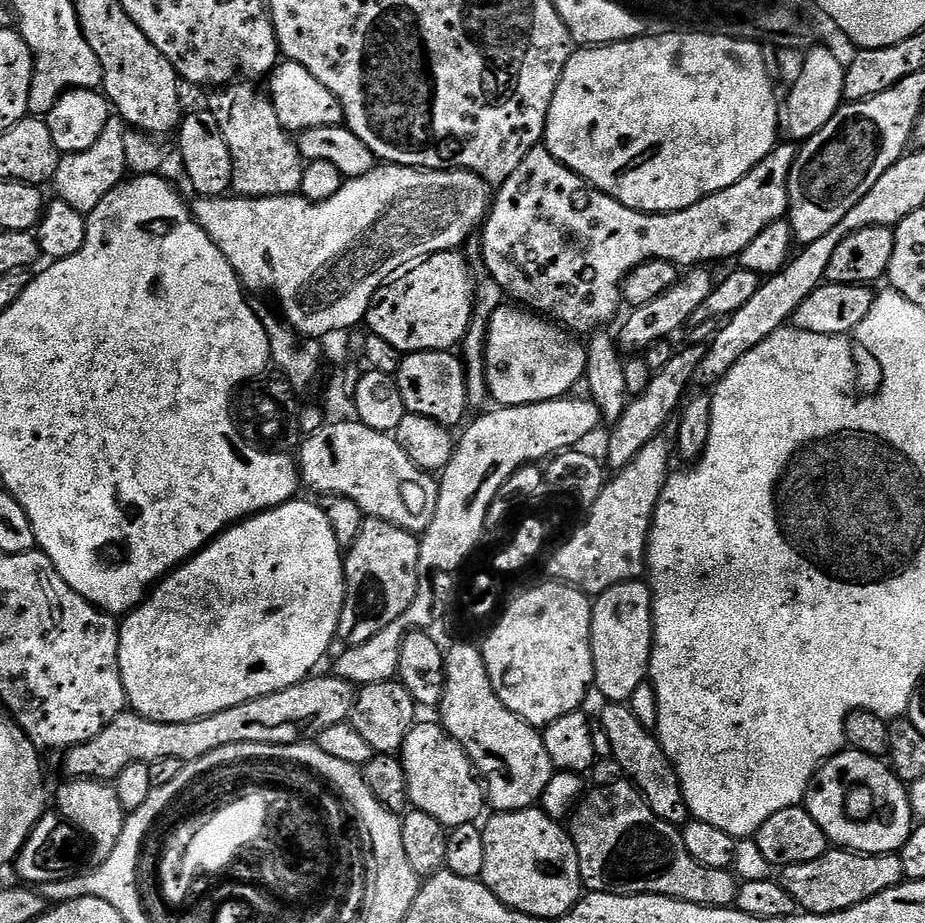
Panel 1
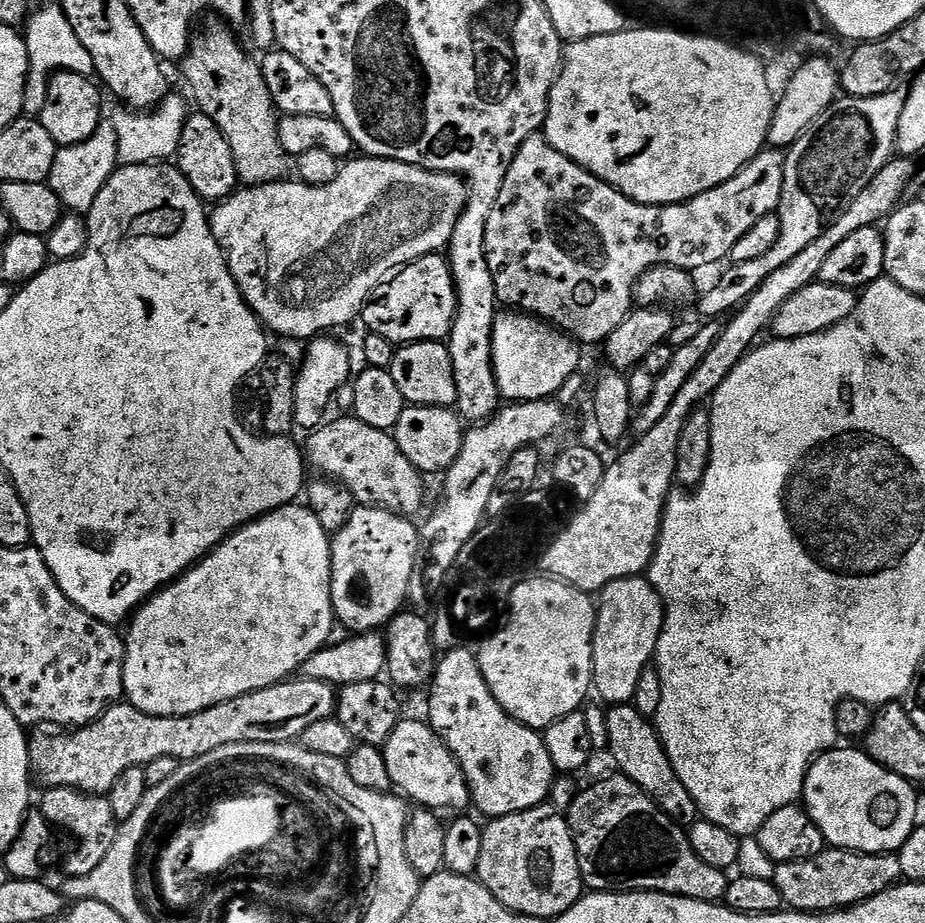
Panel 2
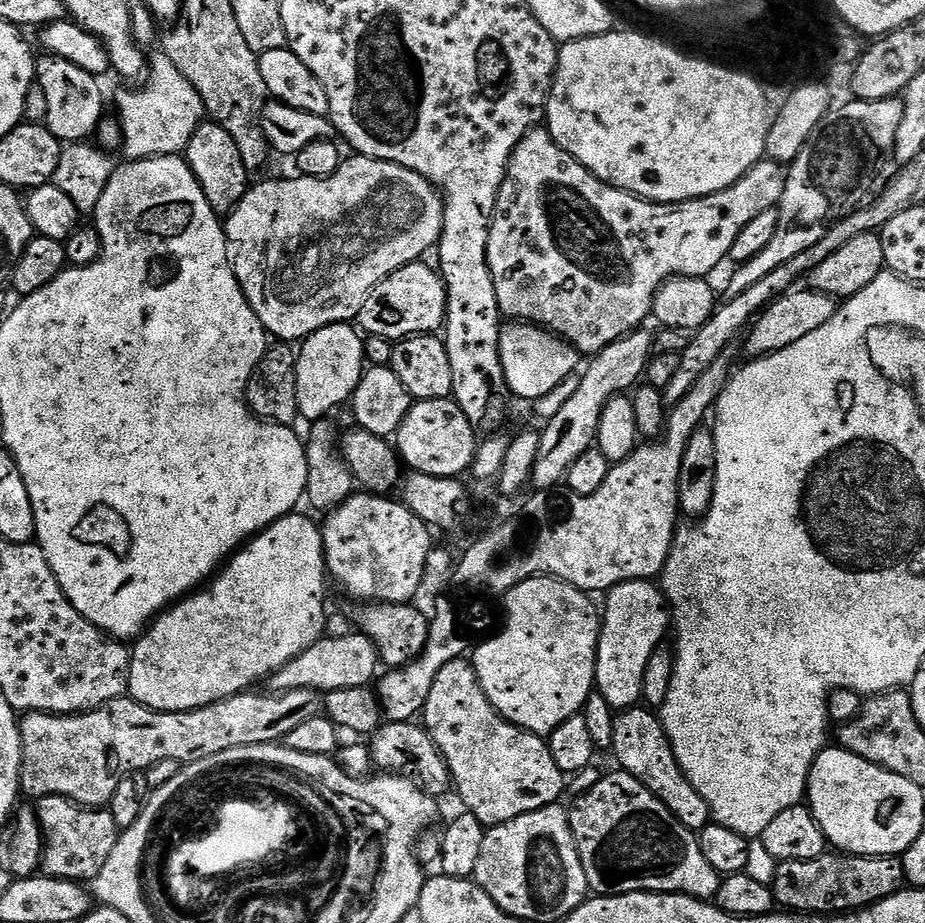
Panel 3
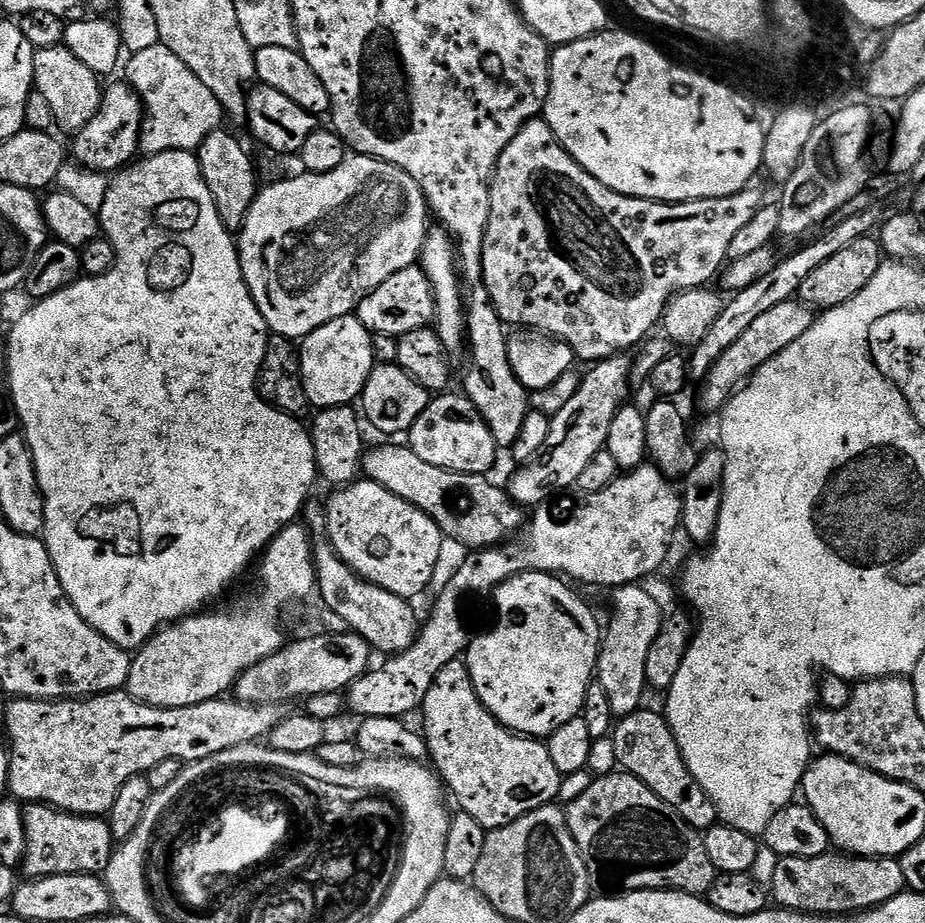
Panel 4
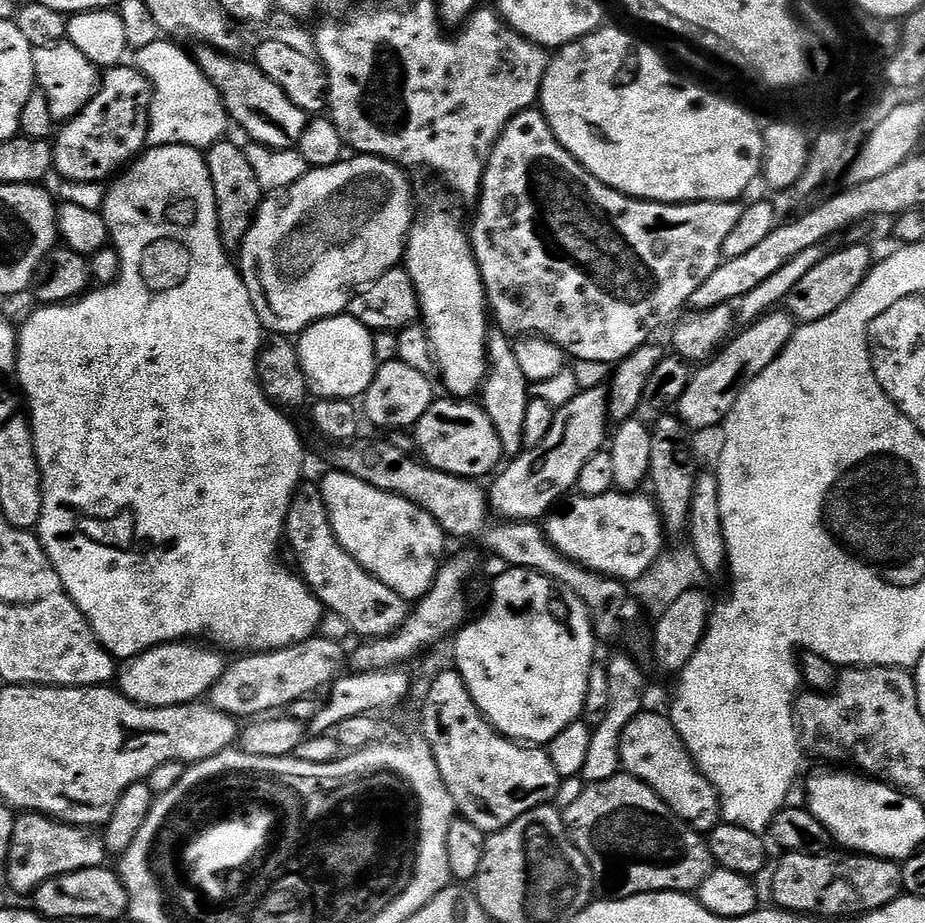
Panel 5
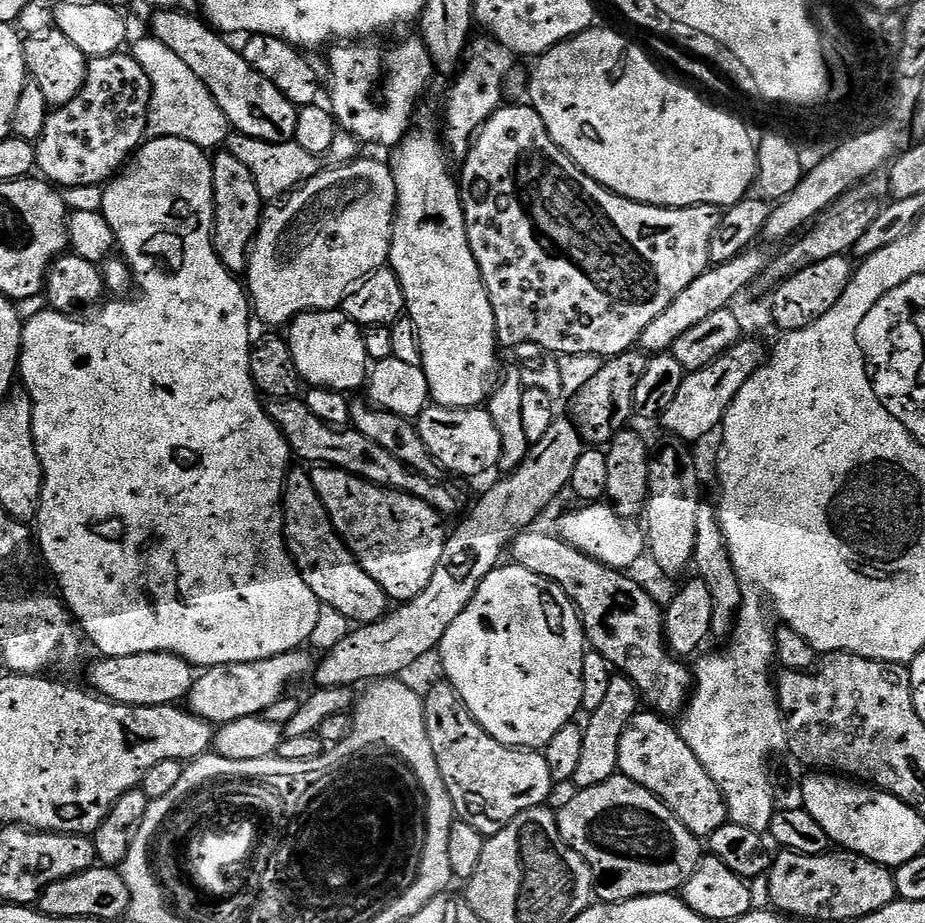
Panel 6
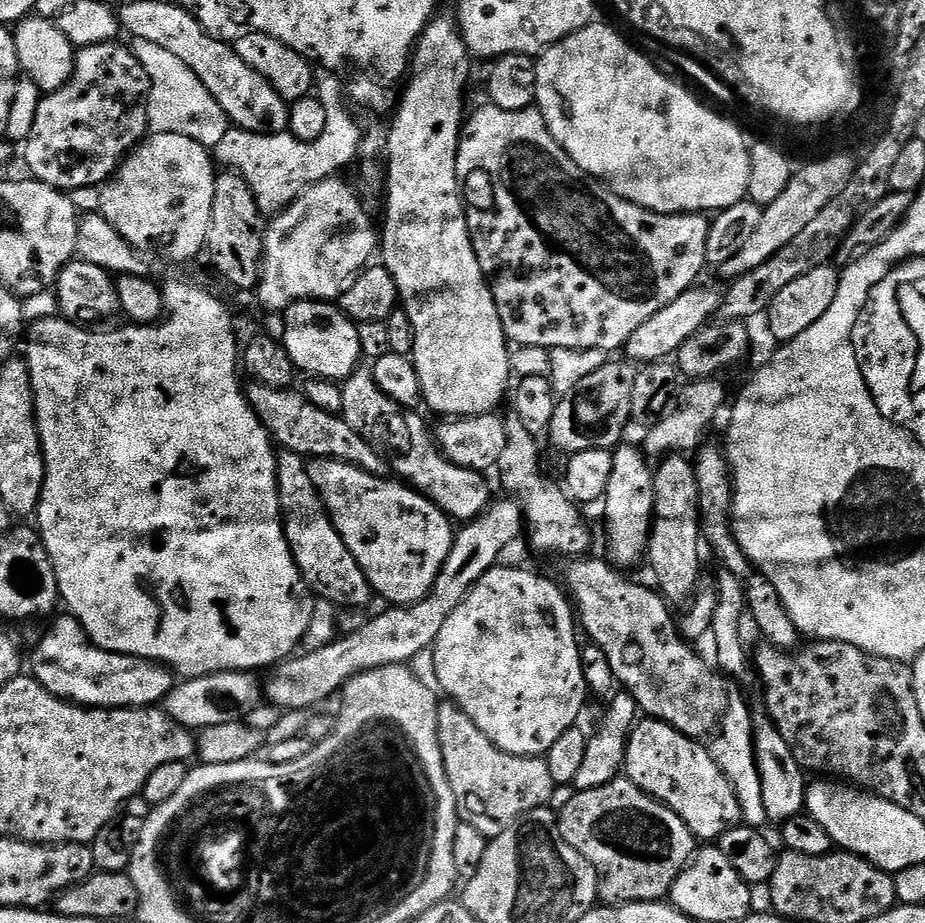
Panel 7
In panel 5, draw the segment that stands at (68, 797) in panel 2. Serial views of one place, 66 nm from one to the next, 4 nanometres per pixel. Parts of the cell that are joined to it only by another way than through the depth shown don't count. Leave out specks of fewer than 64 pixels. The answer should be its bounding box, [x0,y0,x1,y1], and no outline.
[6,812,108,894]

